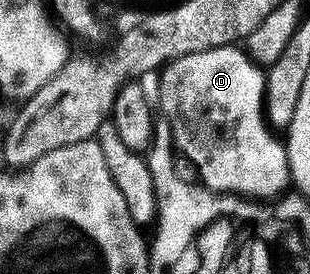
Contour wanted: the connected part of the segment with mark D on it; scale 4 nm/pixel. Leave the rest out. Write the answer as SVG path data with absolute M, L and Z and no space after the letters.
M226 46L224 48L212 48L211 50L203 50L202 52L179 56L174 60L170 60L168 64L160 69L160 76L161 81L157 84L157 96L161 99L161 108L159 104L160 115L169 124L172 143L179 149L180 155L182 152L185 155L184 159L193 165L196 175L198 177L201 175L199 180L204 187L209 188L212 192L238 194L246 198L275 198L290 187L289 153L286 145L282 141L280 144L273 137L276 135L271 131L263 111L265 106L265 72L258 65L254 64L240 47Z

